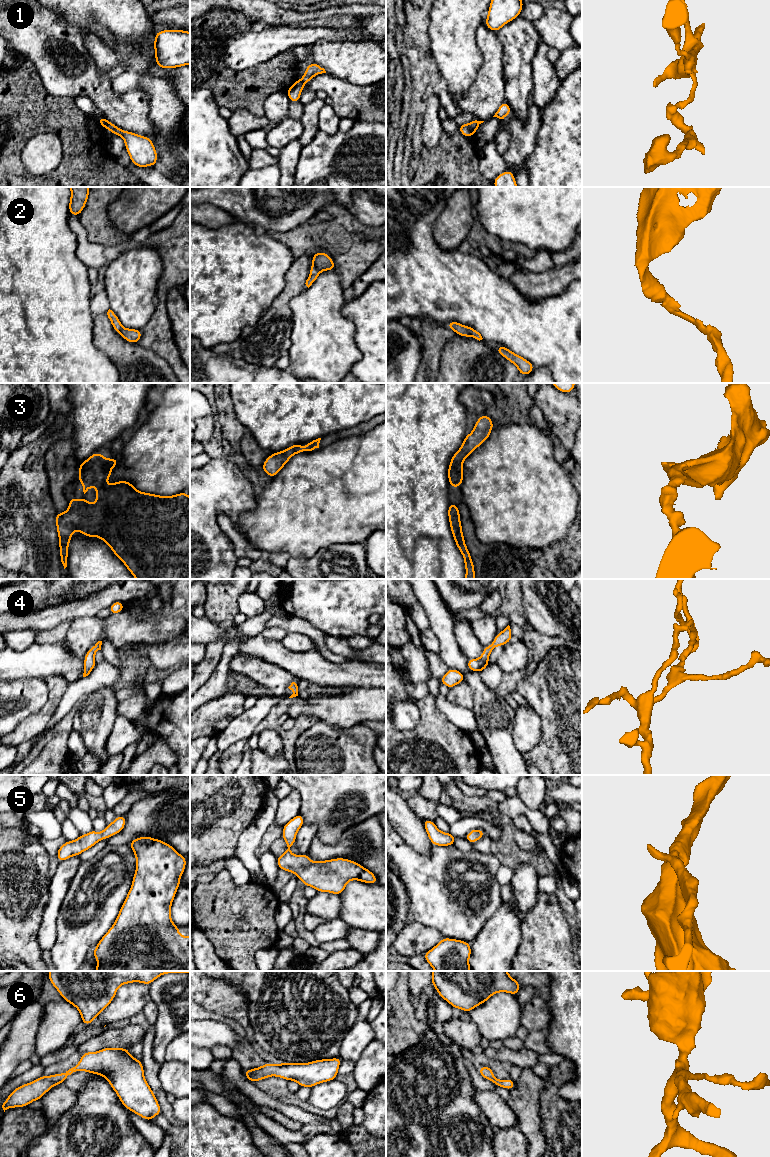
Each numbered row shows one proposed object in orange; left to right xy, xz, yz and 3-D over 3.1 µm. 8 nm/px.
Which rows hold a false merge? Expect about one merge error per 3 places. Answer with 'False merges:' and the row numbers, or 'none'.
False merges: 1

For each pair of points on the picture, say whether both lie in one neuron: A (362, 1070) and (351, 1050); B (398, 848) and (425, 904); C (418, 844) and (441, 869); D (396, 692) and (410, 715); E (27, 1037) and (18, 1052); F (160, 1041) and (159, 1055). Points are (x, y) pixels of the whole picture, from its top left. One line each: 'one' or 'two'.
A: two
B: one
C: two
D: one
E: one
F: one

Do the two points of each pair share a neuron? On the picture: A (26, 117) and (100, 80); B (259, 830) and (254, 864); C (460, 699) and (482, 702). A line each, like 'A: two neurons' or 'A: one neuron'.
A: two neurons
B: one neuron
C: two neurons

